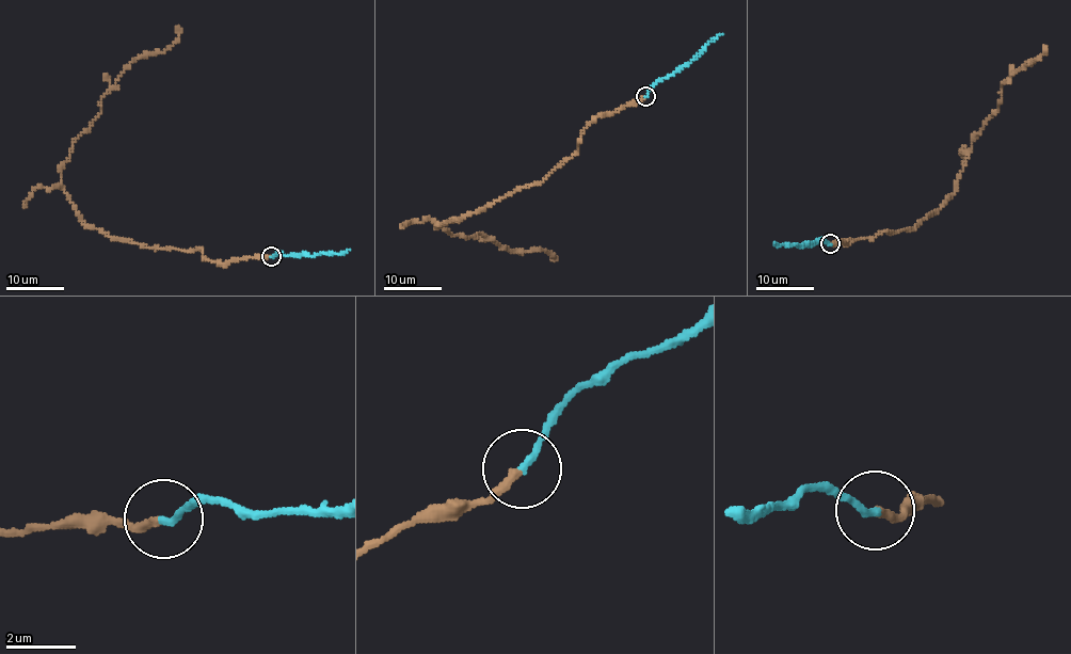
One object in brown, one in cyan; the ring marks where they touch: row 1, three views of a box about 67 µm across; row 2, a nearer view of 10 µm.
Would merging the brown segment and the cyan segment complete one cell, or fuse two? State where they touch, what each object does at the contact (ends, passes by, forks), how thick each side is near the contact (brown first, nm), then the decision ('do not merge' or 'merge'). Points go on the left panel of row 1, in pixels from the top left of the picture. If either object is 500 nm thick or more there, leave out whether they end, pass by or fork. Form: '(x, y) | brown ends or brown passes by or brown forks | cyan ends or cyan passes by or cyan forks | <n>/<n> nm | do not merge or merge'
(271, 256) | brown ends | cyan ends | 240/220 nm | merge

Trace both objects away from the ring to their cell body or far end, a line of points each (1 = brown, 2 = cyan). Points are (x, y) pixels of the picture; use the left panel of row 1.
1: (271, 256), (223, 262), (108, 237), (62, 186), (102, 97), (139, 58), (170, 49), (178, 27)
2: (271, 256), (278, 253), (314, 255), (349, 251)

